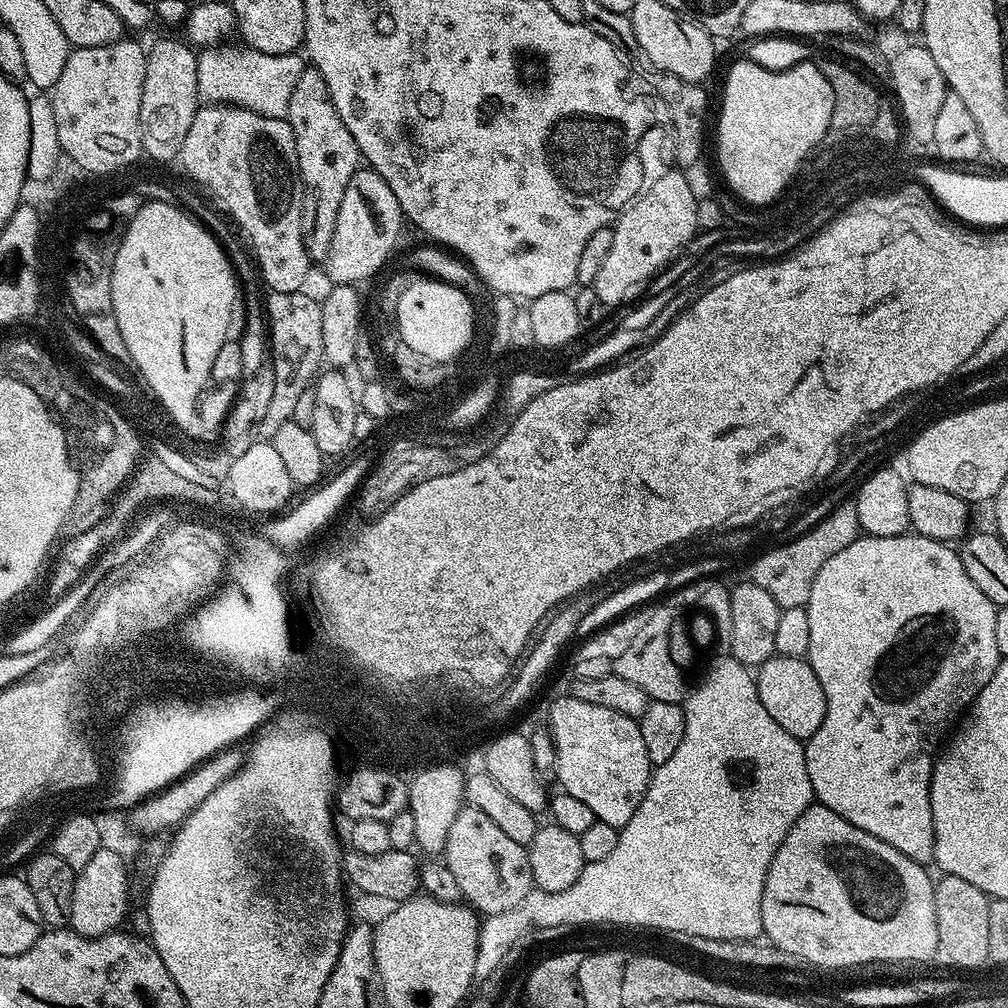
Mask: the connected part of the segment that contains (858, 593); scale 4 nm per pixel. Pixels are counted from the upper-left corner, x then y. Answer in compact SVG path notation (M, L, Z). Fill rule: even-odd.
M861 534L854 542L850 542L850 546L846 546L846 550L838 550L838 554L834 554L834 558L830 558L830 562L826 562L822 570L818 570L818 578L814 578L806 607L810 618L810 650L806 659L814 674L818 674L818 682L822 682L822 694L826 694L826 718L804 744L806 774L810 774L813 797L834 810L834 814L846 818L846 822L858 826L858 830L866 830L866 834L874 834L874 838L886 842L886 846L902 850L906 858L925 866L931 865L934 861L934 818L930 810L932 765L941 747L940 739L949 735L953 725L976 701L982 686L986 686L986 682L994 678L994 670L998 670L1002 657L994 635L997 605L992 604L990 598L986 598L982 590L978 590L978 586L974 586L974 581L966 575L966 566L962 566L959 551L951 543L915 534Z

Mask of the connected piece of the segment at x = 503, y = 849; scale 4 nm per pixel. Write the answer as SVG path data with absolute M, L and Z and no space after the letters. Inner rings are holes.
M465 806L460 809L458 818L454 818L454 826L450 826L442 860L454 874L463 899L484 916L514 910L514 906L518 906L534 887L527 847L502 834L502 830L498 830L498 826L477 808Z

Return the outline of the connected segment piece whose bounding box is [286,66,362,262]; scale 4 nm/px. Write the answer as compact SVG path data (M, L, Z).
M305 67L290 96L290 110L286 117L290 130L294 130L294 142L298 150L300 177L304 183L304 209L302 230L308 259L323 262L328 258L330 242L334 238L334 226L338 222L338 206L342 206L342 194L350 186L356 169L361 167L362 157L354 142L354 134L346 130L346 122L338 114L326 90L326 78L314 67Z

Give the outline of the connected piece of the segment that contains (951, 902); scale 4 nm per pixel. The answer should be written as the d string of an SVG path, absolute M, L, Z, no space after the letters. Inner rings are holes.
M941 875L939 879L935 881L934 890L934 914L938 918L936 956L942 963L949 964L952 970L971 970L984 960L988 951L987 909L990 898L963 878Z

